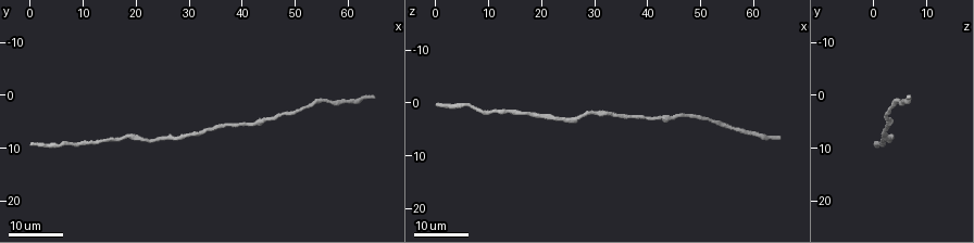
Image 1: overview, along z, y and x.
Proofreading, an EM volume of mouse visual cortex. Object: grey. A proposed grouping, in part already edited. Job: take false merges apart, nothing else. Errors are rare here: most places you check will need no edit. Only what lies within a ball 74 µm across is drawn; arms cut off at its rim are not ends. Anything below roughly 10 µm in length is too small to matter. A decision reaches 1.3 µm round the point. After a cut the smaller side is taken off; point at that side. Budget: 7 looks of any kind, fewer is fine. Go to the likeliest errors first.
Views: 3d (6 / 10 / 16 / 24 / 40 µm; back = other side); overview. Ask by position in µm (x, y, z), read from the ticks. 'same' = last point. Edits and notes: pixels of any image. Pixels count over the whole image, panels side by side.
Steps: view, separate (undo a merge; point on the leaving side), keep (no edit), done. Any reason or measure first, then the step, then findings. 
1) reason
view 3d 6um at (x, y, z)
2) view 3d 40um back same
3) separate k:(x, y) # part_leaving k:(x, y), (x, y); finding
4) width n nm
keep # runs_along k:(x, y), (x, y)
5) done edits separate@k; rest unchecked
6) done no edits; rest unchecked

view 3d 16um at (33.0, 6.5, 2.0)

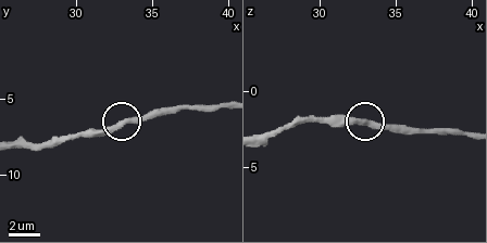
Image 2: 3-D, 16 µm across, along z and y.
view 3d 6um at (33.4, 6.6, 2.2)

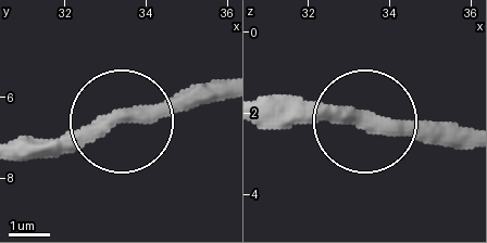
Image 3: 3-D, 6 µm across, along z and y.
keep # runs_along 3:(358, 125), (465, 136); one cell here

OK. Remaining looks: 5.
calibre changes
view 3d 16um at (42.5, 5.5, 3.0)

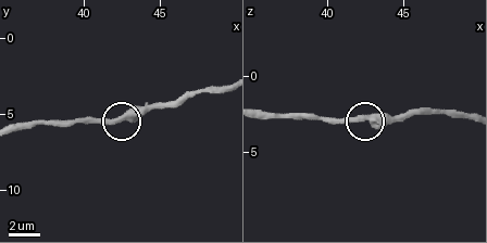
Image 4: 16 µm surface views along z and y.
view 3d 6um at (42.0, 5.6, 2.8)

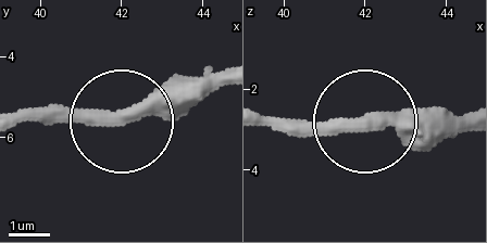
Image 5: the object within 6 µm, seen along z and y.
keep # runs_along 5:(22, 123), (126, 123), (215, 91); one cell here

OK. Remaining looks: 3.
sudden change in width
view 3d 16um at (18.0, 8.0, 2.0)

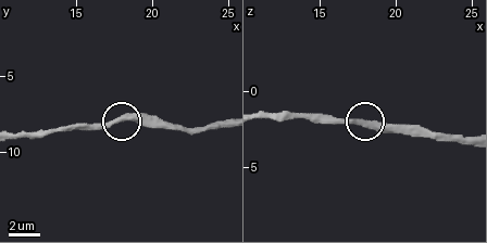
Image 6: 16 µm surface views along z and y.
view 3d 6um at (18.2, 7.8, 2.4)

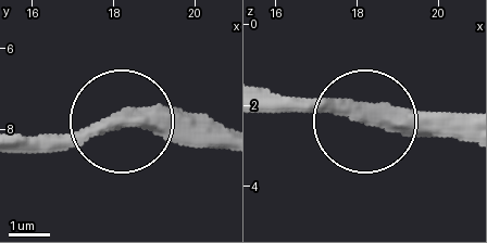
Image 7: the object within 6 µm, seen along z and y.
keep # runs_along 7:(219, 148), (115, 116), (63, 137), (22, 137); one cell here

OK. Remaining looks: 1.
done no edits; rest unchecked

